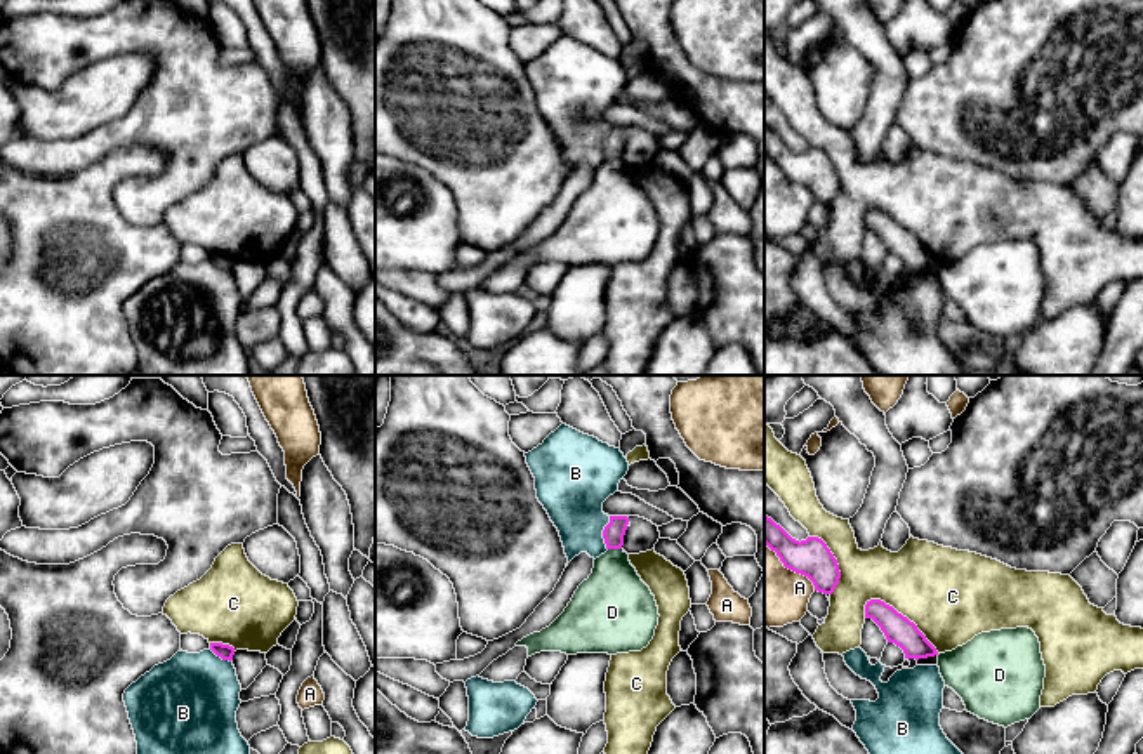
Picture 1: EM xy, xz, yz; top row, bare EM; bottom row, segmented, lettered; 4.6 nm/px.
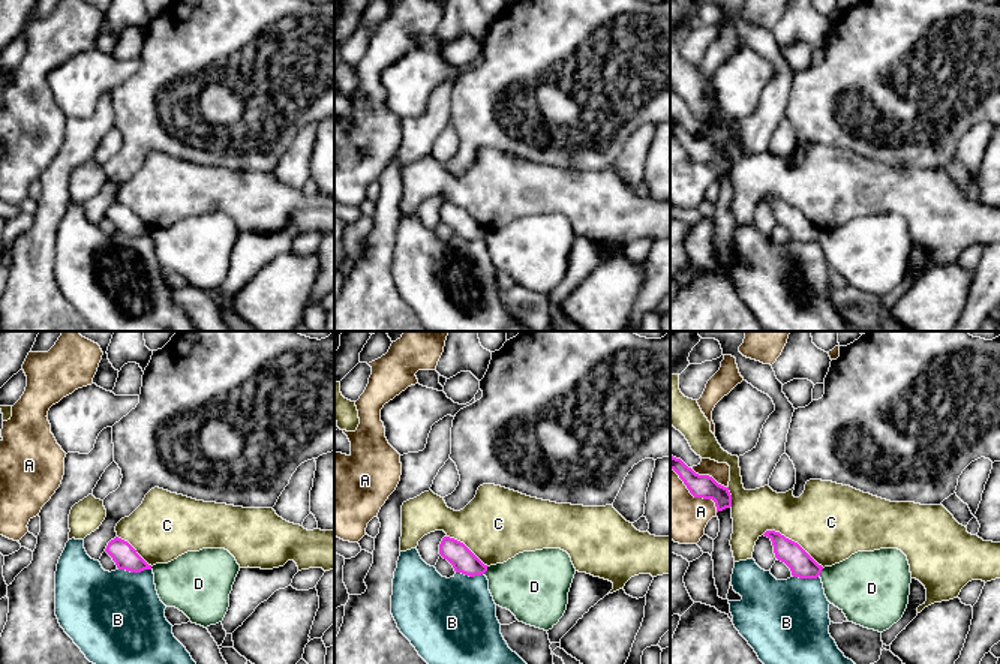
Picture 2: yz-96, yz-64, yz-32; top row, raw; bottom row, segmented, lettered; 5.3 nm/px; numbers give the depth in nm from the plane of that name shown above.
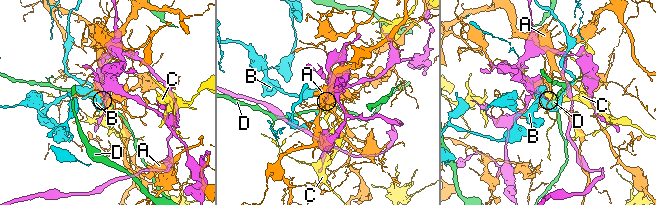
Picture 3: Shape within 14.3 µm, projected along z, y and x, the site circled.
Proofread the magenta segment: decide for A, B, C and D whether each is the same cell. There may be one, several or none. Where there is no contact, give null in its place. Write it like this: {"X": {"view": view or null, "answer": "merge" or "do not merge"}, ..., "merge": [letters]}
{"A": {"view": "yz", "answer": "do not merge"}, "B": {"view": "xz", "answer": "do not merge"}, "C": {"view": "yz", "answer": "do not merge"}, "D": {"view": "xz", "answer": "do not merge"}, "merge": []}

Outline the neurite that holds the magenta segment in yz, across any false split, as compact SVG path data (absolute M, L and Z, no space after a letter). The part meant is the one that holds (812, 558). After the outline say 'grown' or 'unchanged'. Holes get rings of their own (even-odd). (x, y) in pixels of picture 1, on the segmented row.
M764 516L764 544L776 552L785 568L808 577L815 591L832 594L839 584L837 559L818 537L792 539L780 525Z; unchanged

